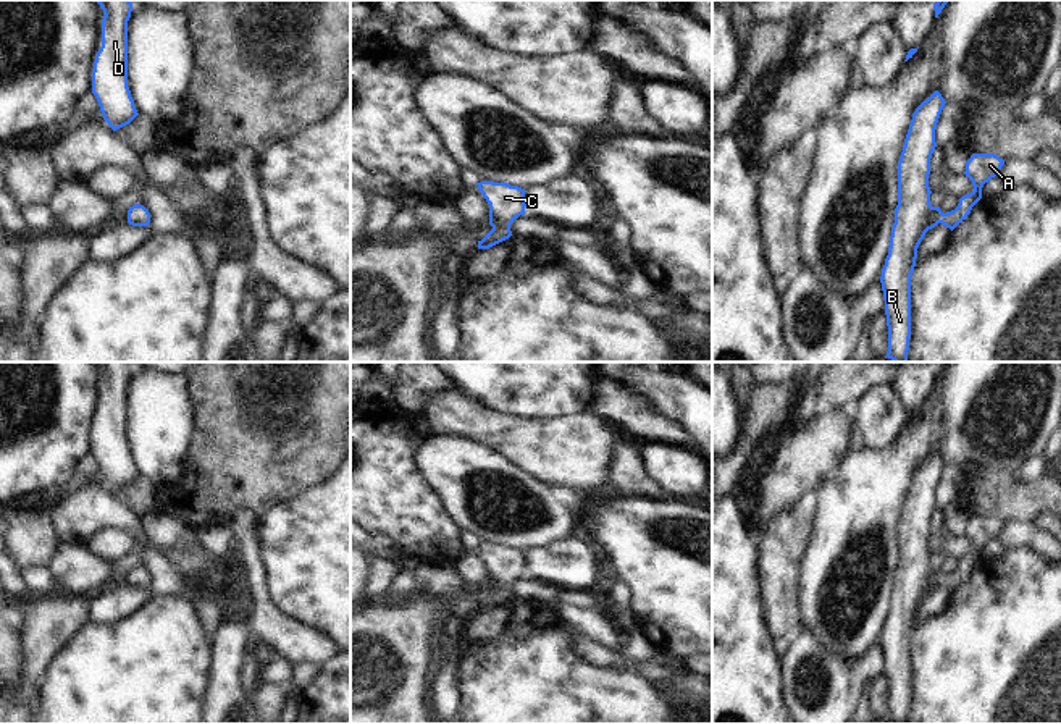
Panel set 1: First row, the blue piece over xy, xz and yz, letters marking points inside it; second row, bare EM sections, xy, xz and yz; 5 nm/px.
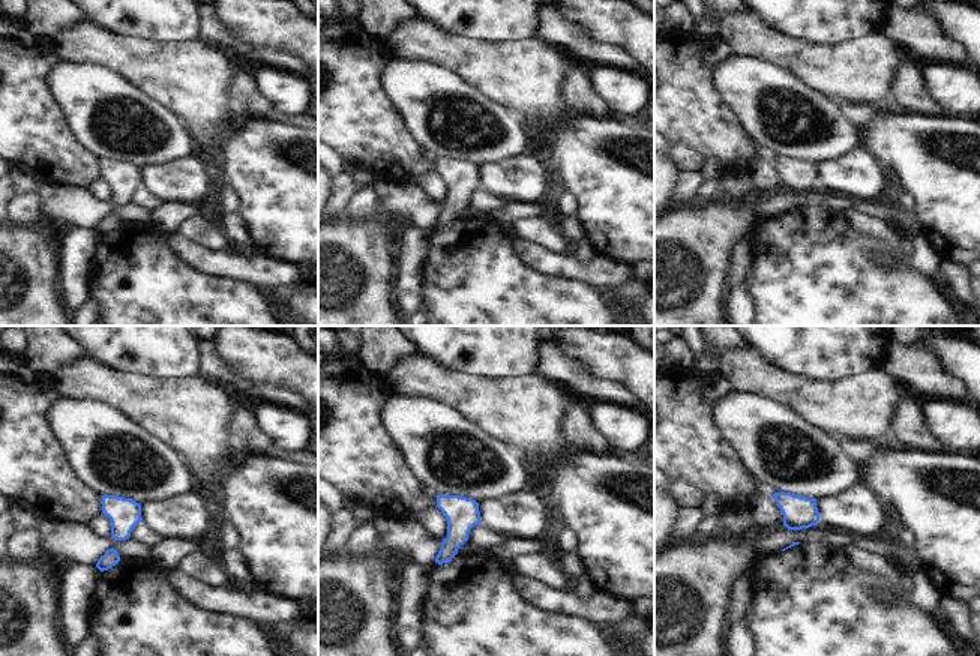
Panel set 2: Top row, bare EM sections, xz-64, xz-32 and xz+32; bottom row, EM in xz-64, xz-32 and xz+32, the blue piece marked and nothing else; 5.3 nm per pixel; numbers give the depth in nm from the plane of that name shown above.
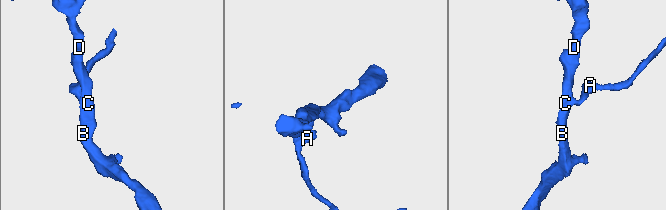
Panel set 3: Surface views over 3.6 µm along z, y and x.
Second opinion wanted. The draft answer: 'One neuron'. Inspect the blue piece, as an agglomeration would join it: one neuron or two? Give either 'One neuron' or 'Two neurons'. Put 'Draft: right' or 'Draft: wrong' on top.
Draft: right
One neuron

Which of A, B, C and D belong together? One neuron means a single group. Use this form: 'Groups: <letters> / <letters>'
Groups: A B C D

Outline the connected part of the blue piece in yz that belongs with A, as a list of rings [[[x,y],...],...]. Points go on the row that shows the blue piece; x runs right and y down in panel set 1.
[[[935,90],[916,108],[898,162],[898,205],[880,276],[888,326],[887,357],[893,362],[908,362],[911,276],[921,241],[938,223],[953,231],[966,220],[982,199],[983,184],[998,176],[1004,165],[995,154],[972,154],[964,175],[972,181],[974,191],[962,196],[958,207],[946,213],[930,204],[930,158],[937,147],[935,129],[945,103],[941,94]]]

